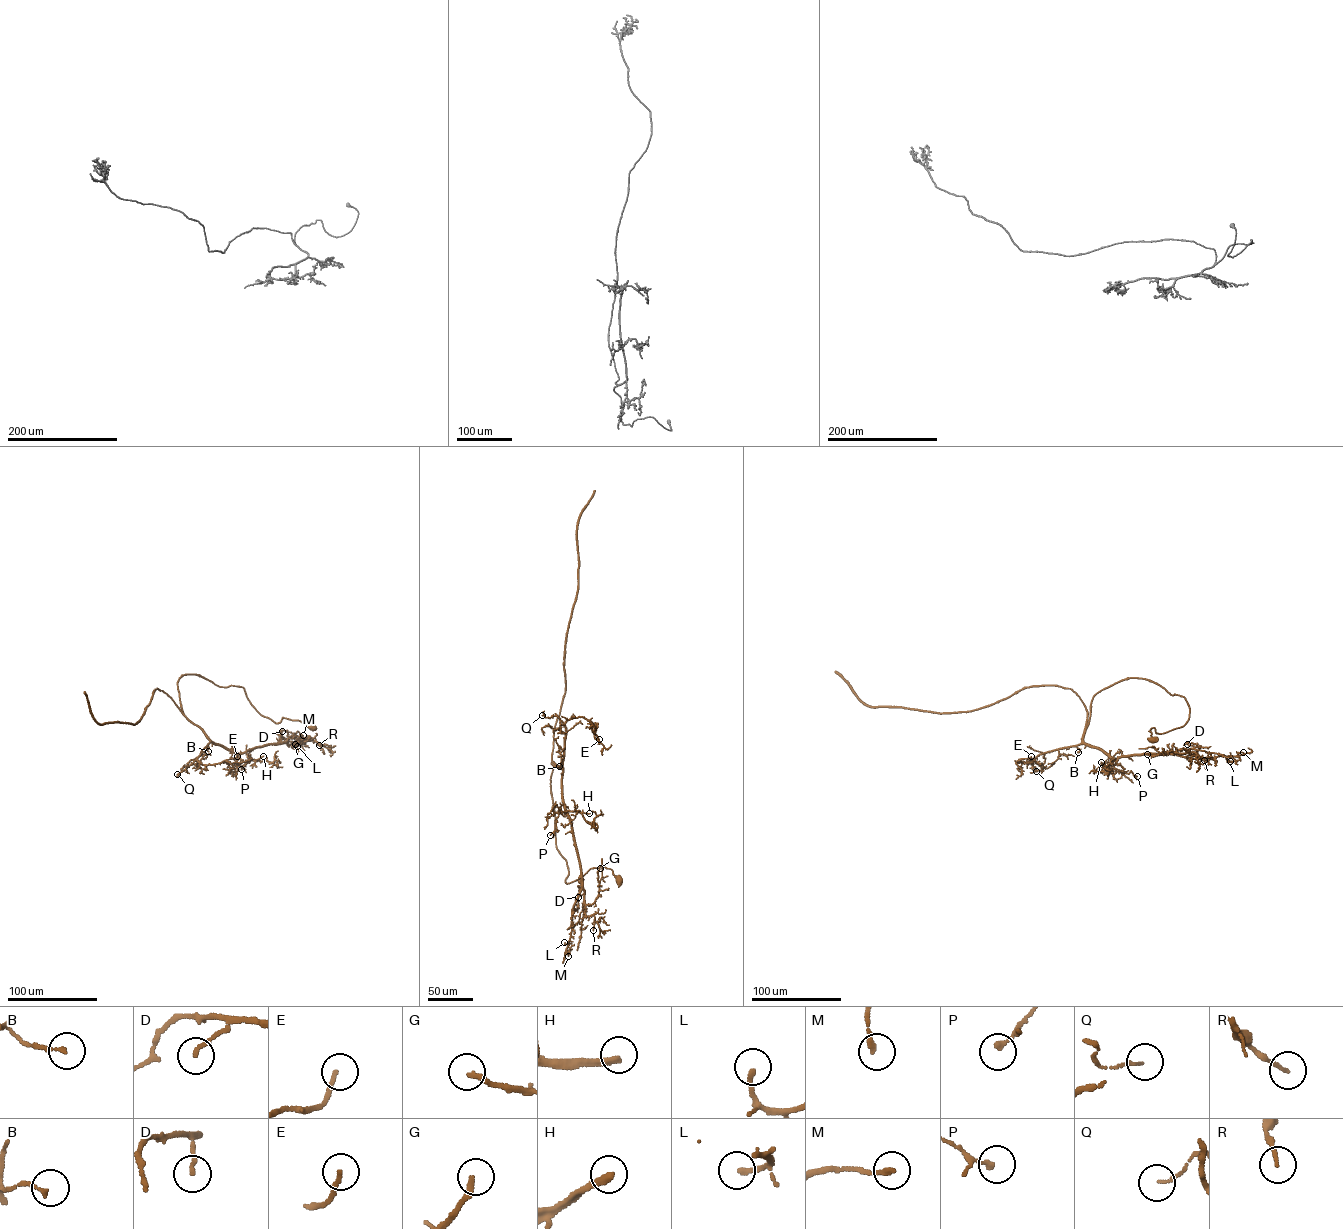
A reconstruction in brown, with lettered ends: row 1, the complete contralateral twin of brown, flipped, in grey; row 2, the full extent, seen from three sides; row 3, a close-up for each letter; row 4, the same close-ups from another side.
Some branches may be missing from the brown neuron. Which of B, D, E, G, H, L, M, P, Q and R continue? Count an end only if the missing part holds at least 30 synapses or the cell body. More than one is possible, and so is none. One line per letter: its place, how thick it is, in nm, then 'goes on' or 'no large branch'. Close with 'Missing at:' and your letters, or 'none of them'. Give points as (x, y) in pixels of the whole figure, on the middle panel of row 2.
B: (559, 766) | 140 nm | no large branch
D: (578, 897) | 160 nm | no large branch
E: (599, 739) | 180 nm | no large branch
G: (600, 868) | 200 nm | no large branch
H: (589, 813) | 280 nm | goes on
L: (564, 942) | 200 nm | no large branch
M: (568, 956) | 200 nm | no large branch
P: (550, 835) | 130 nm | no large branch
Q: (542, 715) | 110 nm | no large branch
R: (593, 930) | 150 nm | no large branch
Missing at: H

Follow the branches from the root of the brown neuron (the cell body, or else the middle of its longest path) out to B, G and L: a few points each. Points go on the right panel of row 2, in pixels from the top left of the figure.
B: (1152, 739), (1152, 728), (1163, 733), (1184, 725), (1188, 704), (1152, 682), (1127, 678), (1094, 696), (1078, 752)
G: (1152, 739), (1185, 724), (1184, 697), (1129, 678), (1094, 695), (1085, 743), (1114, 758), (1187, 751), (1147, 754)
L: (1152, 739), (1152, 728), (1185, 724), (1184, 697), (1129, 678), (1094, 695), (1082, 738), (1113, 758), (1230, 761)

